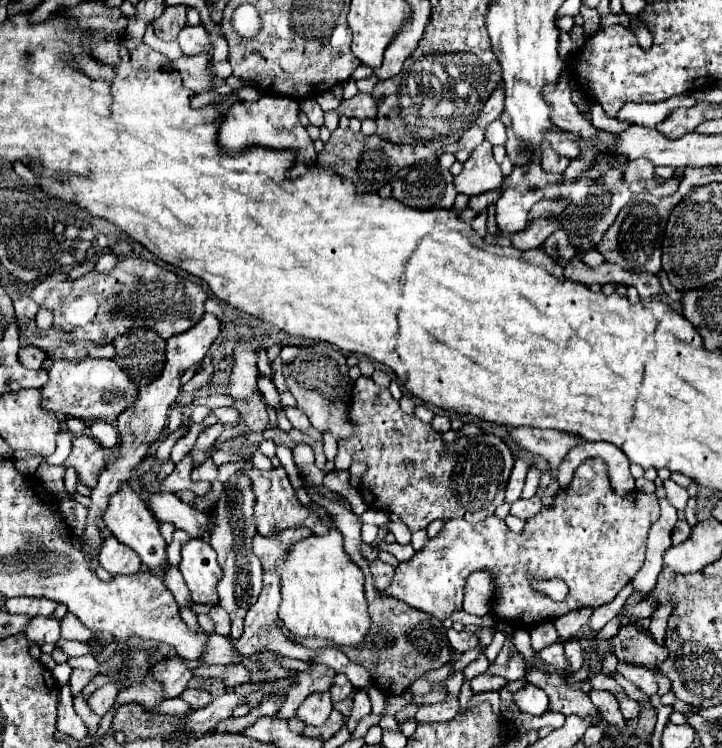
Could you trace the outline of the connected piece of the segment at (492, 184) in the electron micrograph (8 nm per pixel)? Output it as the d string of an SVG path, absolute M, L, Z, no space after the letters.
M483 142L471 152L469 160L463 164L463 172L455 176L453 182L459 194L473 196L495 190L501 184L501 180L503 174L491 154L491 142Z

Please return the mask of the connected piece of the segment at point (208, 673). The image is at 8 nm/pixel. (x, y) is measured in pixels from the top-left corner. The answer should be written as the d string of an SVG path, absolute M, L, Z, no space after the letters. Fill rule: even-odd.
M241 664L200 666L193 670L193 677L199 676L205 678L220 677L226 686L245 684L241 683L241 680L250 680L249 672Z

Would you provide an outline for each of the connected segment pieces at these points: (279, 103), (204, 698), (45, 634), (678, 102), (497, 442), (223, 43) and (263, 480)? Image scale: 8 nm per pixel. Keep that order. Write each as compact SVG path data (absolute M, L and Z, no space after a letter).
M263 94L255 102L233 104L227 116L219 124L217 142L221 152L225 152L225 156L241 156L241 152L245 152L251 146L273 148L273 150L295 150L297 164L289 170L289 178L303 176L317 160L313 140L309 138L307 130L299 122L299 102L279 94L271 94L271 96Z
M187 688L187 690L181 694L181 698L183 698L185 702L189 702L191 706L195 706L195 708L203 708L203 706L207 706L207 704L213 700L213 696L211 696L209 692L197 690L197 688Z
M49 616L49 618L31 618L27 628L23 630L23 636L27 638L29 644L55 644L59 640L59 620Z
M681 94L659 104L625 104L617 114L617 120L627 120L637 126L657 126L675 108L689 108L691 104L695 104L693 94Z
M357 378L353 384L351 416L357 424L357 432L351 440L339 440L339 452L335 458L335 470L347 470L351 462L361 460L367 464L367 472L361 478L361 494L369 508L395 512L411 532L427 528L433 520L463 518L467 522L481 522L495 512L505 500L505 488L513 468L513 454L509 446L497 436L461 436L457 444L445 444L443 434L435 432L431 424L421 422L413 414L405 414L391 392L371 378Z
M209 33L212 42L212 59L214 61L228 61L229 60L229 48L227 41L216 33Z
M271 468L271 470L239 470L241 474L249 476L251 488L255 494L255 512L253 512L253 522L257 528L257 534L261 536L273 536L277 532L283 532L287 528L299 528L299 526L309 526L309 530L315 536L323 536L329 532L329 528L313 514L309 512L295 496L295 490L287 478L287 472L283 468Z

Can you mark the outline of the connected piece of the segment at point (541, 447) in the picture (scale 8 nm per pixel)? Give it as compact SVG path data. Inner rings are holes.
M519 428L511 430L511 438L525 450L543 456L551 470L557 470L557 464L561 464L563 456L583 442L583 438L557 432L557 430L537 430L537 428Z

